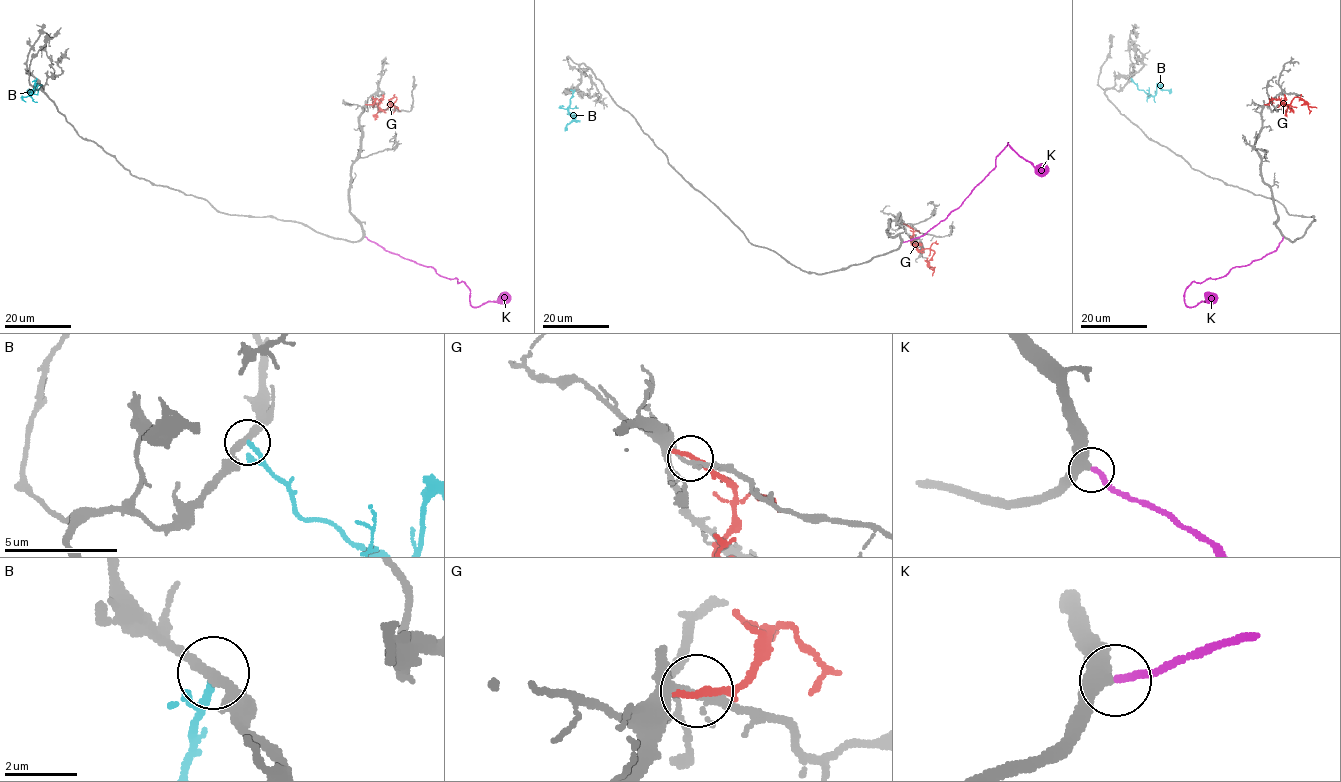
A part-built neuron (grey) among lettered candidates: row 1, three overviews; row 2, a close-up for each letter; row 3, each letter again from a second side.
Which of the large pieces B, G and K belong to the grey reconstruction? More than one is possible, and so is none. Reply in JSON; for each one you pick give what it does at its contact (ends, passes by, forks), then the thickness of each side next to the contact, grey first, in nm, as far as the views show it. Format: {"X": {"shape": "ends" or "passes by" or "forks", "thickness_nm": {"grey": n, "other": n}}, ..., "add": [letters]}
{"K": {"shape": "ends", "thickness_nm": {"grey": 400, "other": 220}}, "add": ["K"]}

